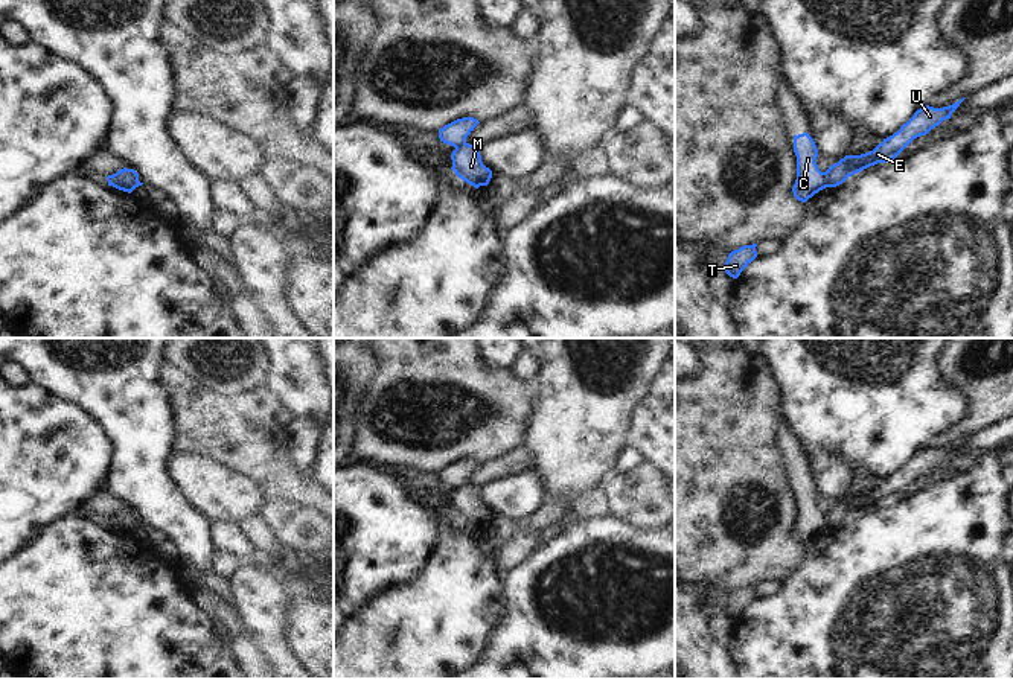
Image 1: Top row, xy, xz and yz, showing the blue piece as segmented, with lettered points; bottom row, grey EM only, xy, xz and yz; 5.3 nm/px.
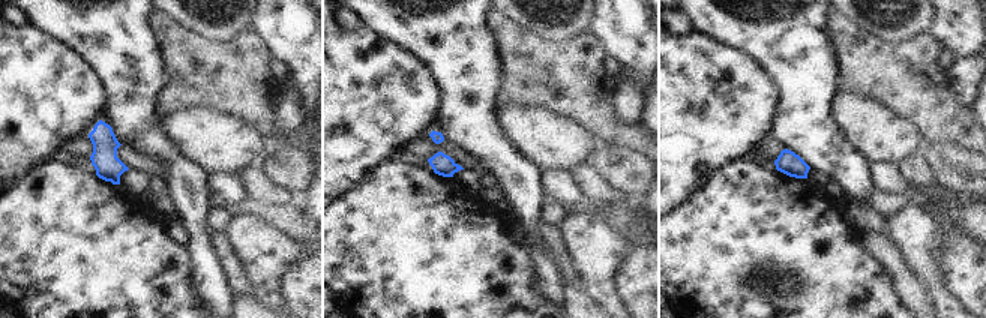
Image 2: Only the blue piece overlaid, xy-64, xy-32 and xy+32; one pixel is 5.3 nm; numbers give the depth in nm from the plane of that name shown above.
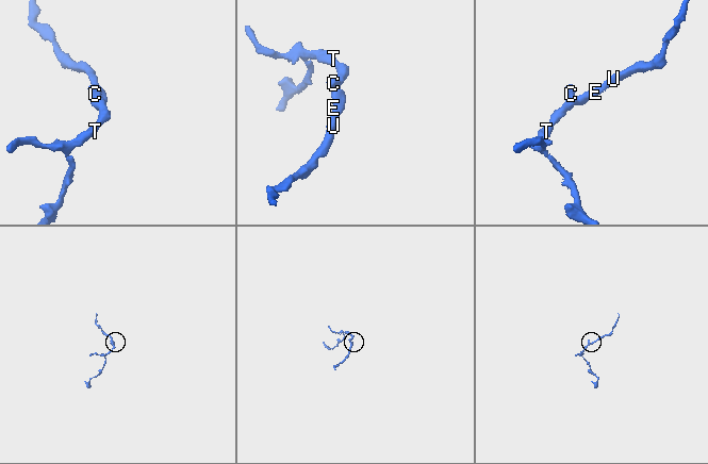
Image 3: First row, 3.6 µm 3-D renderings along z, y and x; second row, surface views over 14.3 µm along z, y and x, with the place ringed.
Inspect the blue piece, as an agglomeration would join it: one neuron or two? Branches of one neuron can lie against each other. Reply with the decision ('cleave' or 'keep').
cleave

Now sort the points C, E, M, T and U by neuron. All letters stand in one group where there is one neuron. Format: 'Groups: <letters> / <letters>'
Groups: C T / E M U.

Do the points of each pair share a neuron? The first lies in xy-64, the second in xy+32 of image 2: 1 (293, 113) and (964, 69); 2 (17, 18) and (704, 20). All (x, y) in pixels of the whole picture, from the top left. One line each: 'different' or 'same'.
1: same
2: different

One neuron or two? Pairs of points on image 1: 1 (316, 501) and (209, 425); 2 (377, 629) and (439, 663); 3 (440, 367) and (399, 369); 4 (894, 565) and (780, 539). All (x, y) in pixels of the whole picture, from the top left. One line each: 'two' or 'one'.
1: one
2: one
3: one
4: two

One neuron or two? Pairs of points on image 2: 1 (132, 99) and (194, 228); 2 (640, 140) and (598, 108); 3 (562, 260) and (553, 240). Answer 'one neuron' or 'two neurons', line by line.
1: one neuron
2: one neuron
3: one neuron

